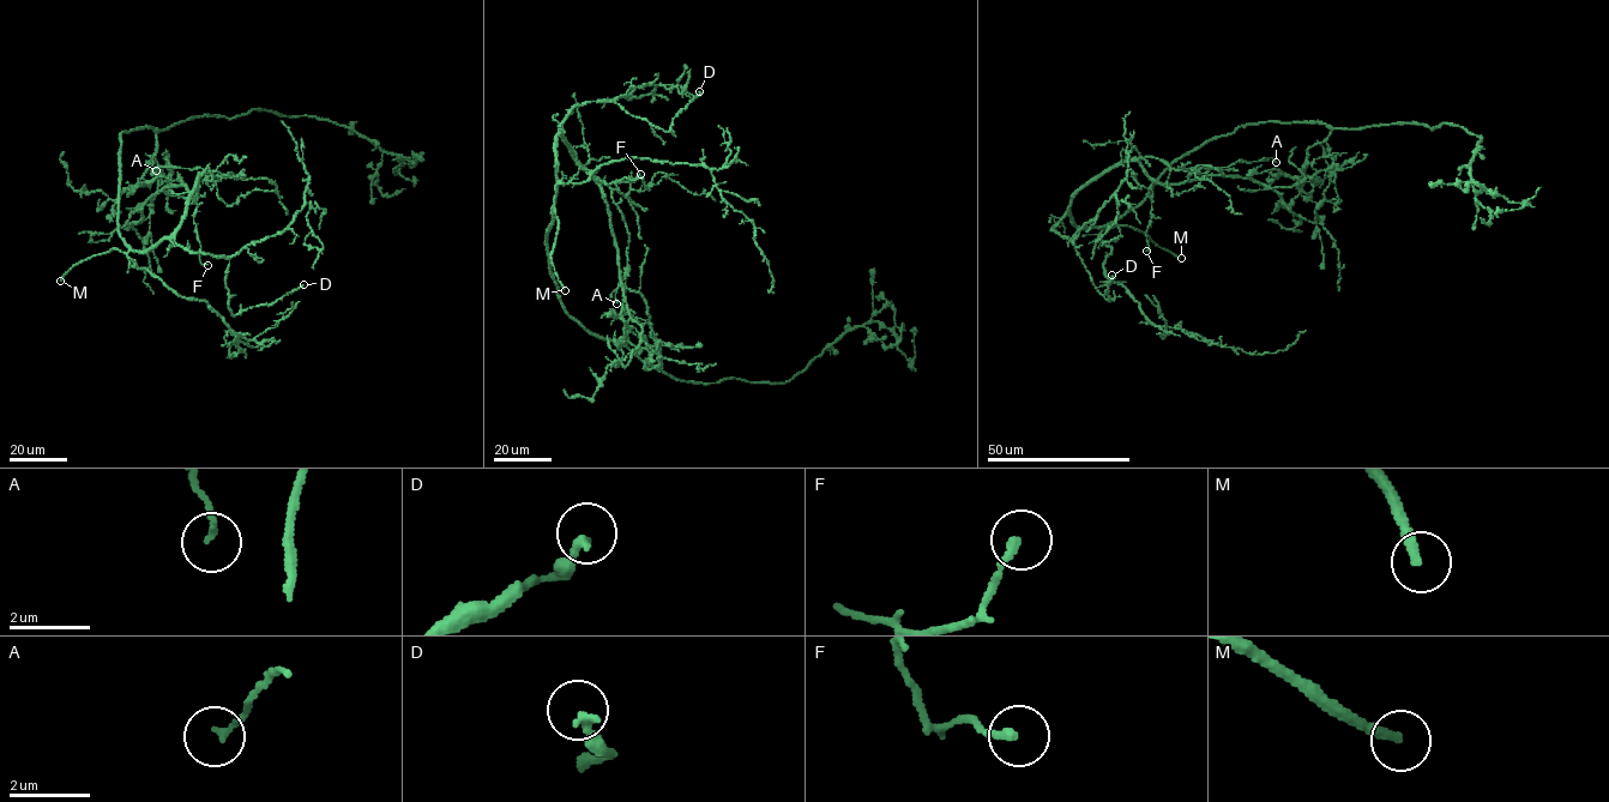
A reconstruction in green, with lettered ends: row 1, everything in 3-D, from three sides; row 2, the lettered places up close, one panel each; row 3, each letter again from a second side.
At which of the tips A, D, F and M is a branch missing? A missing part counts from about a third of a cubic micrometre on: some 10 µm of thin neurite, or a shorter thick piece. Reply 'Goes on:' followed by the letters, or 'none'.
Goes on: M

